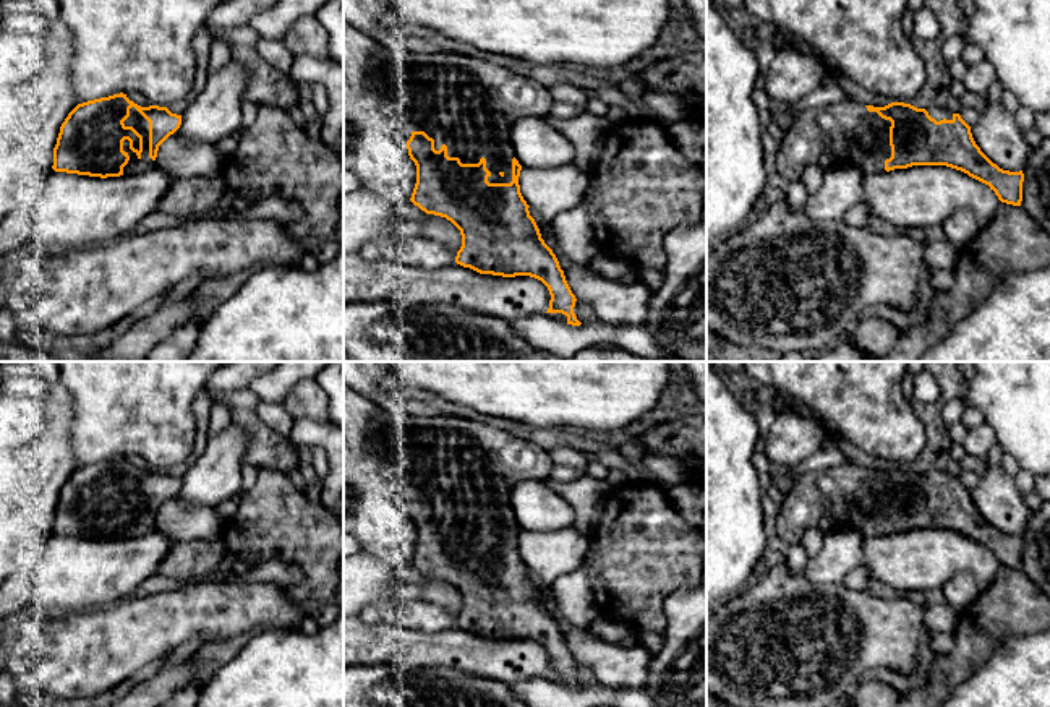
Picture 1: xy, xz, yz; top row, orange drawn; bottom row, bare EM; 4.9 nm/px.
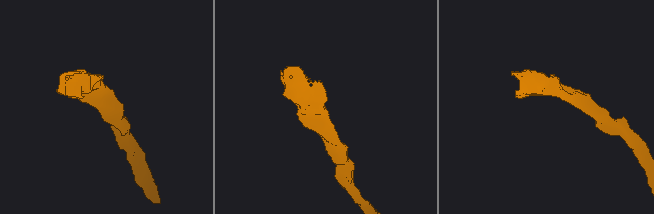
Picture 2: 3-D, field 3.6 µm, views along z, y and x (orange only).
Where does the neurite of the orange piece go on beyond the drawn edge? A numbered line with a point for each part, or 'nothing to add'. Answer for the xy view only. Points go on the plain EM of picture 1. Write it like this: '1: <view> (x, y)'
1: xy (135, 529)

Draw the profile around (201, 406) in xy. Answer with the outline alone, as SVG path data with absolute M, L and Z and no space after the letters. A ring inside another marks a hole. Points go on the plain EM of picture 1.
M201 392L193 401L193 417L194 417L194 425L196 425L193 451L191 451L190 457L185 462L177 464L177 465L167 469L167 472L172 477L181 478L188 472L188 469L206 451L206 446L207 446L207 441L209 441L207 428L209 428L209 417L211 417L212 405L214 405L214 401L207 394L204 394L204 392Z

